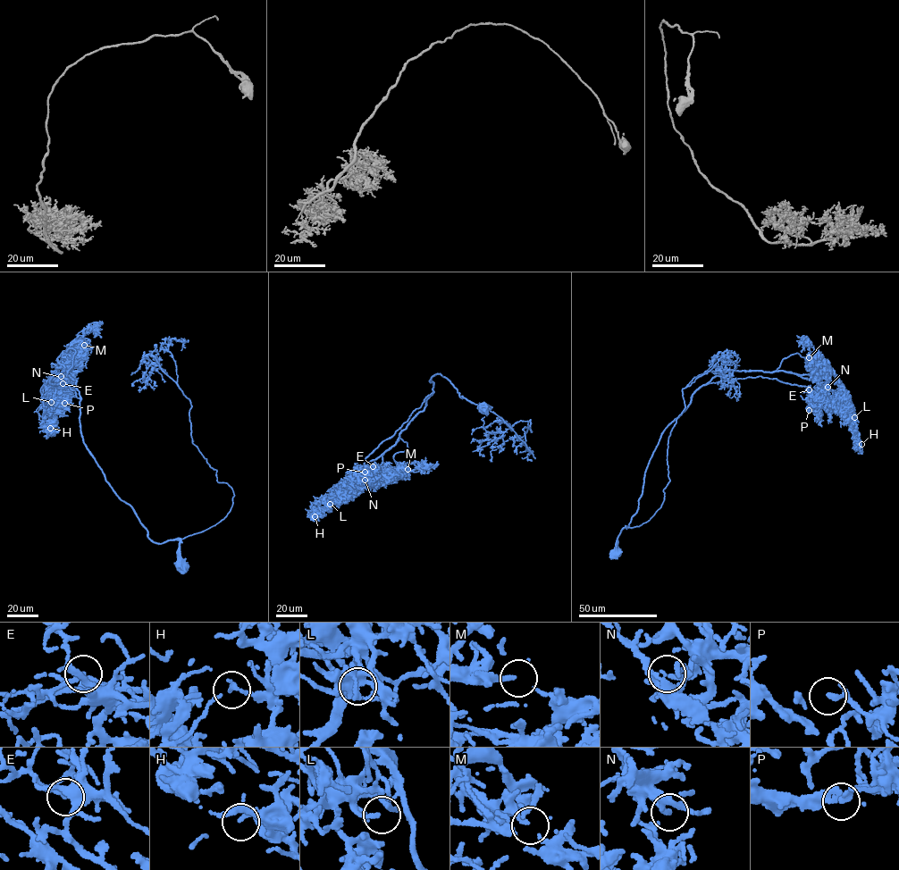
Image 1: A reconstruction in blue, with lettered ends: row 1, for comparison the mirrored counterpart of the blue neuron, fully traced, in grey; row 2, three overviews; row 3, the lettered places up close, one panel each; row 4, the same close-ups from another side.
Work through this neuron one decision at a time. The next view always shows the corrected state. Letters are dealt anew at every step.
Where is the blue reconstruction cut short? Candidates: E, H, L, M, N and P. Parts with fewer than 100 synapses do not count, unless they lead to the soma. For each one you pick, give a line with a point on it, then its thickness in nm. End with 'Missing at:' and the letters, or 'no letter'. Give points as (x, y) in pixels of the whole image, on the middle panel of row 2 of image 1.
M: Place: (407, 469). Thickness 110 nm
Missing at: M

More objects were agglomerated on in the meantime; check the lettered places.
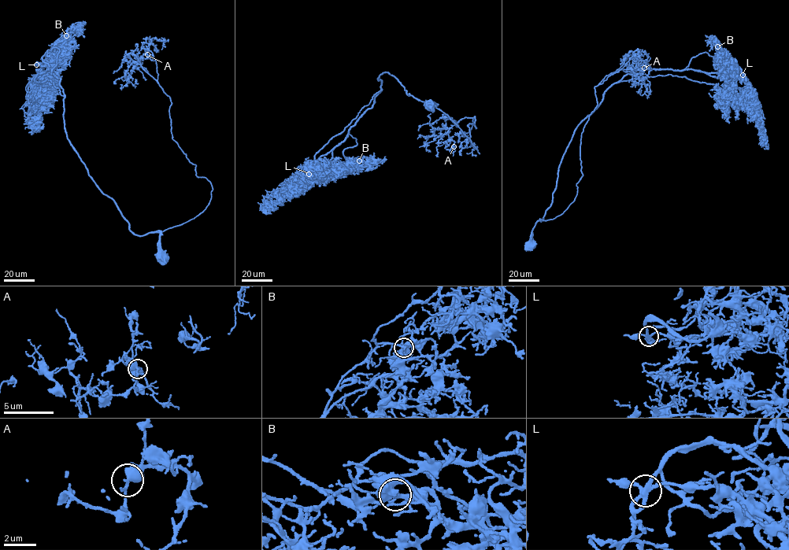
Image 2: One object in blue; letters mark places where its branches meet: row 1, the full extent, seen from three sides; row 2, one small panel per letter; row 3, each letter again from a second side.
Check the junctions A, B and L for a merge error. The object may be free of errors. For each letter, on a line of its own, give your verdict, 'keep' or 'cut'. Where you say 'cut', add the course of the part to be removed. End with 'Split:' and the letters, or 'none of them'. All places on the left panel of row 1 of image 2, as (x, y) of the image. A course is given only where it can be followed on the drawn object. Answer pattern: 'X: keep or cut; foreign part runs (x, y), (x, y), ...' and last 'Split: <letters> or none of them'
A: keep
B: keep
L: keep
Split: none of them

